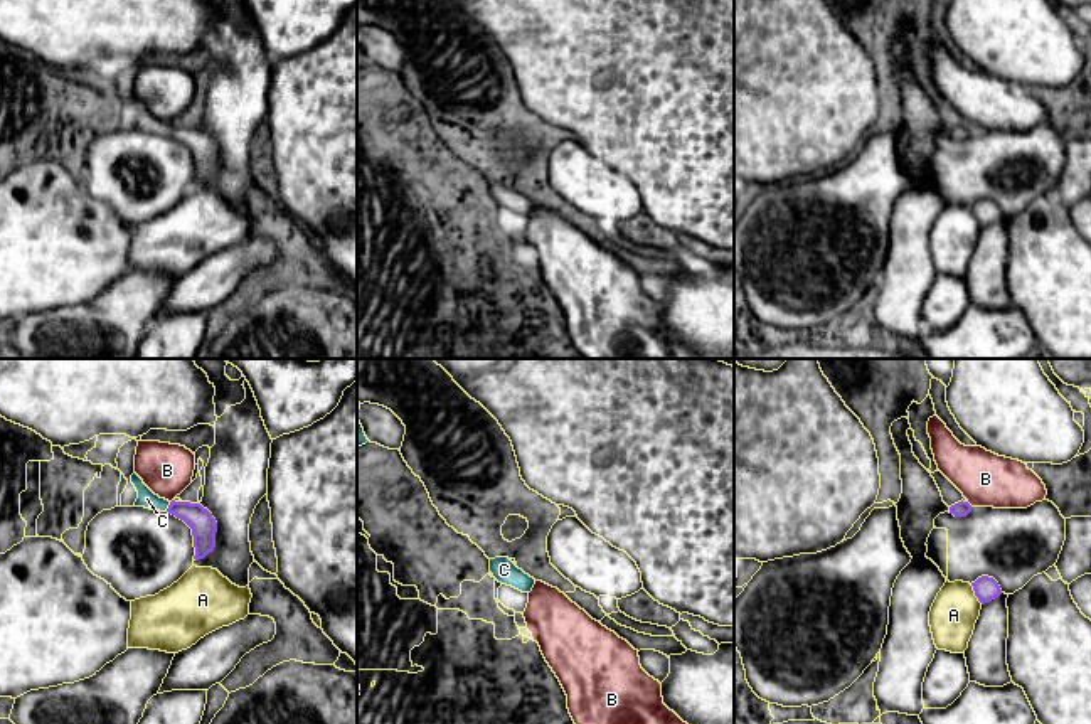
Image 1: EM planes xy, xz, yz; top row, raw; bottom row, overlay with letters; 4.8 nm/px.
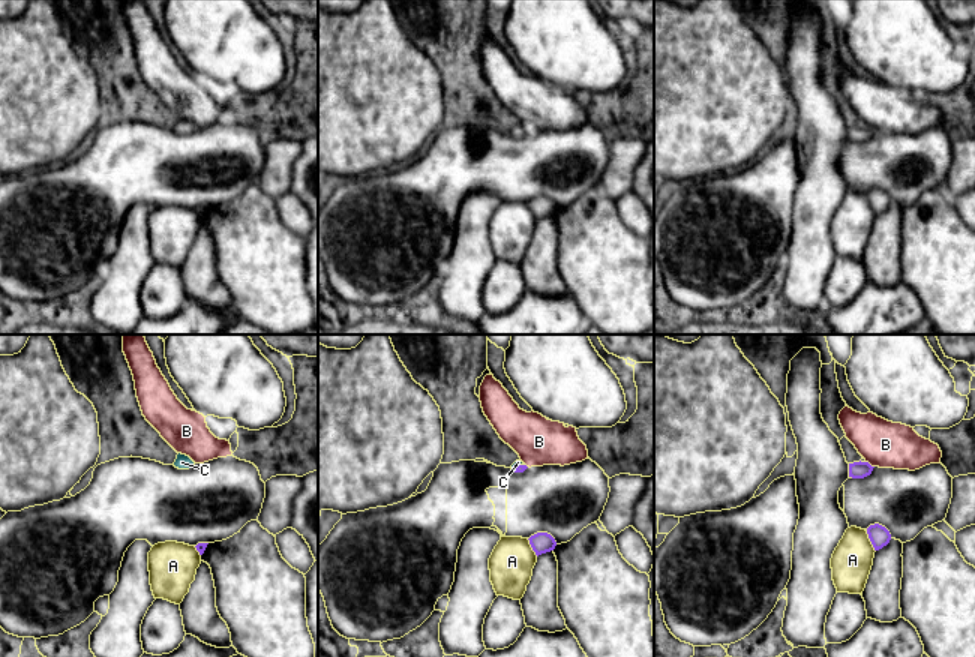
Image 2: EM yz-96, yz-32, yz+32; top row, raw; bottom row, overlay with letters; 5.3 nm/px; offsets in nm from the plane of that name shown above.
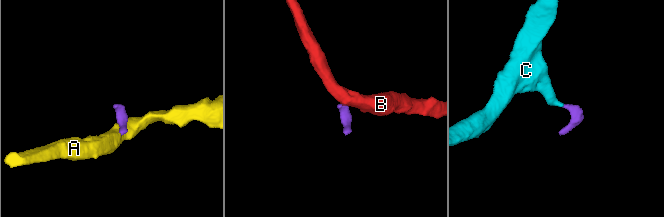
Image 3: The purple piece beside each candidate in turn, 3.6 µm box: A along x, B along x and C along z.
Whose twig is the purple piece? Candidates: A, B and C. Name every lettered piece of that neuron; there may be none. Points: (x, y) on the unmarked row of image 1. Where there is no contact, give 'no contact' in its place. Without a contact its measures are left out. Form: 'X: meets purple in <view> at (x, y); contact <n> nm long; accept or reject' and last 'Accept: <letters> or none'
A: meets purple in yz at (975, 218); contact 110 nm long; reject
B: meets purple in yz at (970, 128); contact 40 nm long; reject
C: meets purple in xy at (169, 130); contact 50 nm long; accept
Accept: C

